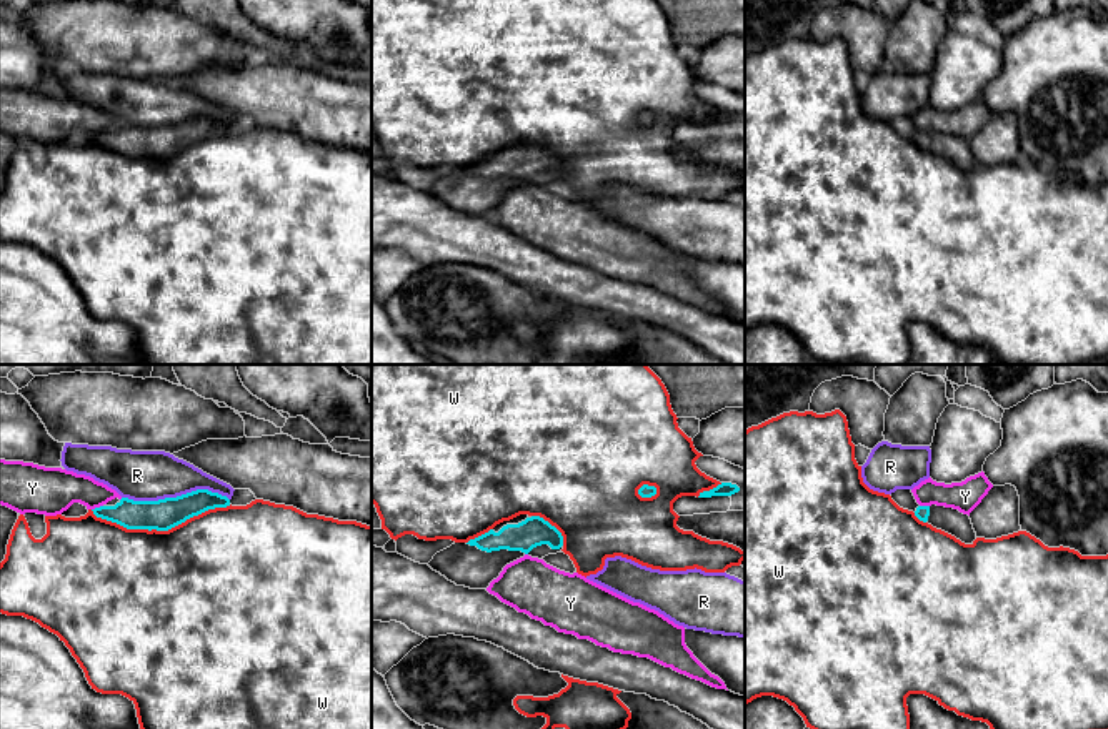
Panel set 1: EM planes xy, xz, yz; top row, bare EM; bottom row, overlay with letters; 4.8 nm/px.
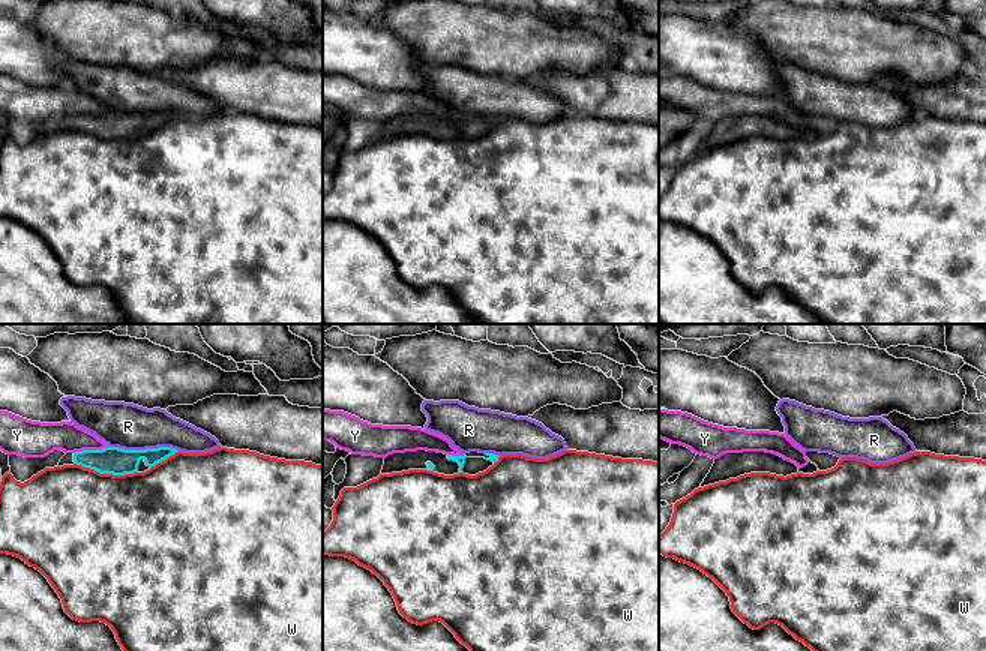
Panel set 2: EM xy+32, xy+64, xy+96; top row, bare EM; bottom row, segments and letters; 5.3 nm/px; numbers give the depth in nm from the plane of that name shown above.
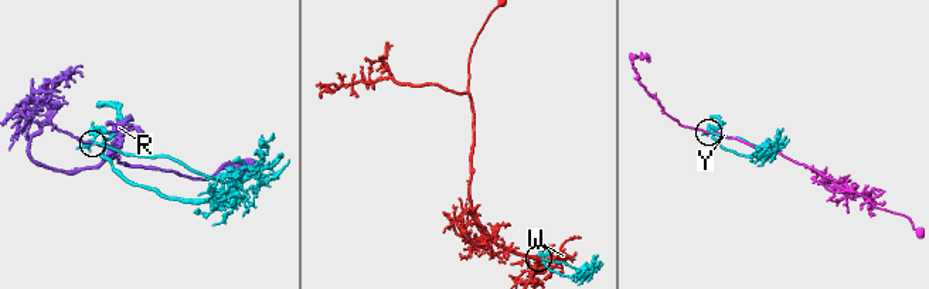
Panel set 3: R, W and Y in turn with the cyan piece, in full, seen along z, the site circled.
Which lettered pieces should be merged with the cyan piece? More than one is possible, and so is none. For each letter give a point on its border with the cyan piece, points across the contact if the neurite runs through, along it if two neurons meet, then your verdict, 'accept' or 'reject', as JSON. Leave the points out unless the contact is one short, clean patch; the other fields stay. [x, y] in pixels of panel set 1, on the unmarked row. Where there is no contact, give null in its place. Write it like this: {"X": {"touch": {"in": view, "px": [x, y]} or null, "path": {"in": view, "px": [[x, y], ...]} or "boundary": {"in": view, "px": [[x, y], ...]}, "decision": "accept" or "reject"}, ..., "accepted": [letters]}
{"R": {"touch": {"in": "xy", "px": [175, 125]}, "decision": "reject"}, "W": {"touch": {"in": "xy", "px": [160, 157]}, "decision": "reject"}, "Y": {"touch": {"in": "xy", "px": [97, 135]}, "boundary": {"in": "xy", "px": [[102, 132], [92, 137]]}, "decision": "reject"}, "accepted": []}

